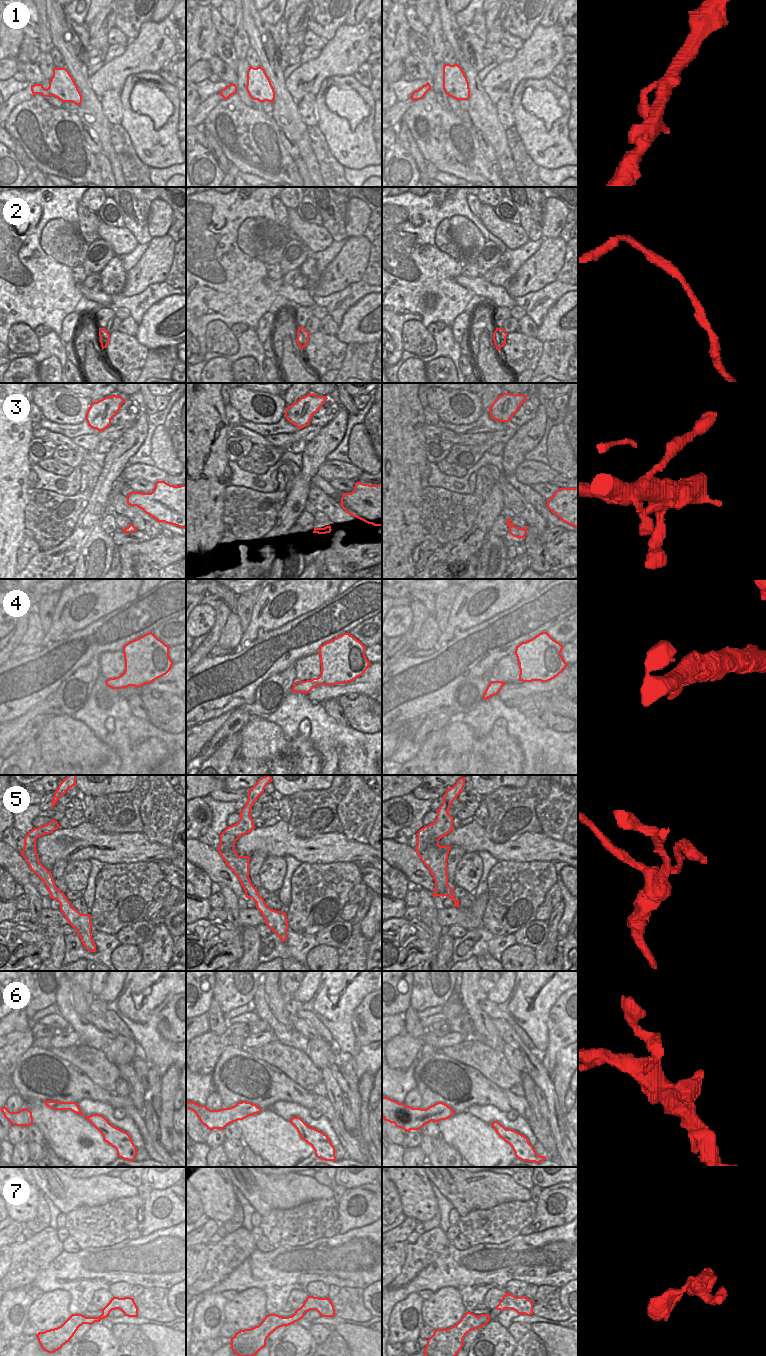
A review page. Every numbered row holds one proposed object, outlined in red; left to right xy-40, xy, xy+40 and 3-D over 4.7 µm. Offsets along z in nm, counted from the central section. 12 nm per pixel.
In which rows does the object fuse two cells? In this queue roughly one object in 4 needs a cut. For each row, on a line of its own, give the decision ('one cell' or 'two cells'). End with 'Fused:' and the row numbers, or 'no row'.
1: one cell
2: one cell
3: one cell
4: one cell
5: two cells
6: one cell
7: one cell
Fused: 5

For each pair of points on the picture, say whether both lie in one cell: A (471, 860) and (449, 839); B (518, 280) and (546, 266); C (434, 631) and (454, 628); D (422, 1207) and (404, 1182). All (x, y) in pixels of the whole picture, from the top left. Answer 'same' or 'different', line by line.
A: different
B: same
C: different
D: same

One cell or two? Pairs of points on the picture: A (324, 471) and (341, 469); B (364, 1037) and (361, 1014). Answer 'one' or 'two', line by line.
A: one
B: one

